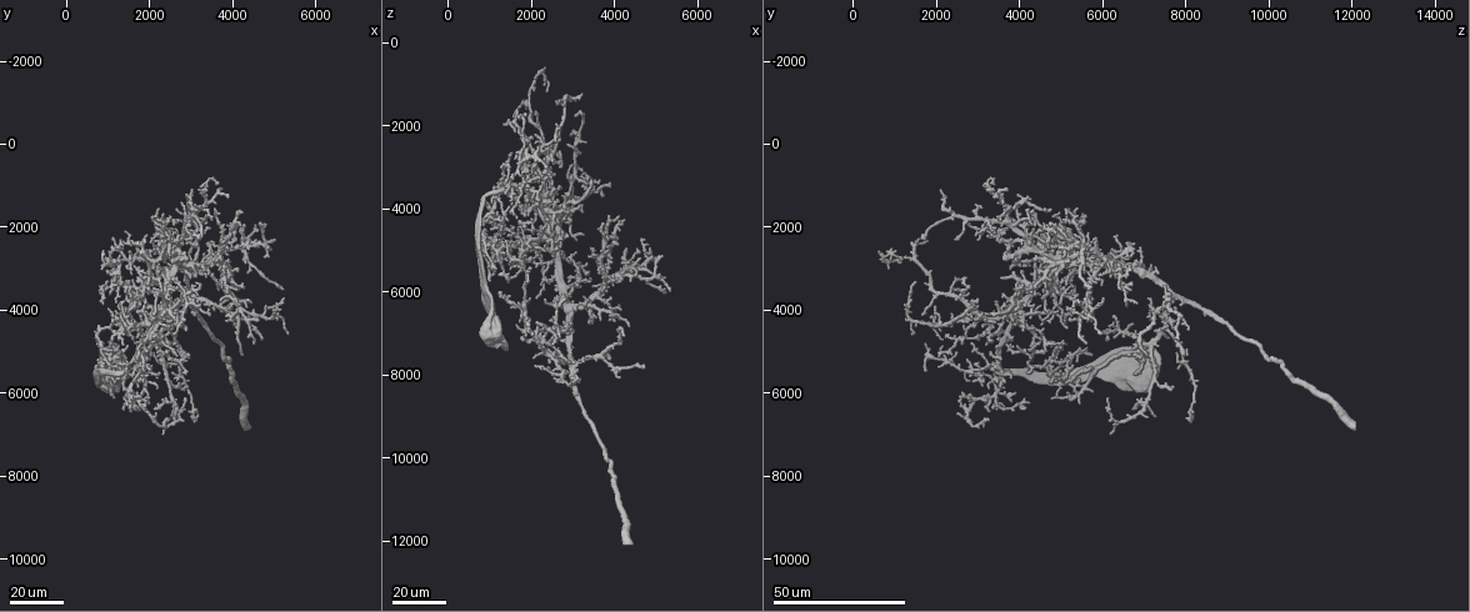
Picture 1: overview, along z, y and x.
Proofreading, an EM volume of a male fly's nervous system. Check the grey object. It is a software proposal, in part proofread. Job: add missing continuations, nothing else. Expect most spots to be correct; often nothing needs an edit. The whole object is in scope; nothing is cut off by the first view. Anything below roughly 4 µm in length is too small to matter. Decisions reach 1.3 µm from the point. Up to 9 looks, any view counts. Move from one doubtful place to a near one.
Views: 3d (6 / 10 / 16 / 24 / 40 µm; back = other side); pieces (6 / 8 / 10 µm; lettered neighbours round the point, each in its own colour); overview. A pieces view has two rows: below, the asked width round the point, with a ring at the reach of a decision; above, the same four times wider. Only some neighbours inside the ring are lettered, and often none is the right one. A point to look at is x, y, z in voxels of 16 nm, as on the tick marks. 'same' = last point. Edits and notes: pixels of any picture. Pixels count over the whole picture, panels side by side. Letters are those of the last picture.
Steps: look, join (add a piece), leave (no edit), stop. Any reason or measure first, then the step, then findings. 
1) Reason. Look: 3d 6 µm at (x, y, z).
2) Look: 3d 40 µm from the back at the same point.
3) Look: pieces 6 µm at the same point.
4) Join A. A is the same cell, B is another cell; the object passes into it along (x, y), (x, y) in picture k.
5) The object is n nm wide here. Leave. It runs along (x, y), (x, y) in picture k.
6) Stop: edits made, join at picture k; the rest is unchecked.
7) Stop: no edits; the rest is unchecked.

An open end. Look: 3d 40 µm at (1950, 3650, 4900).

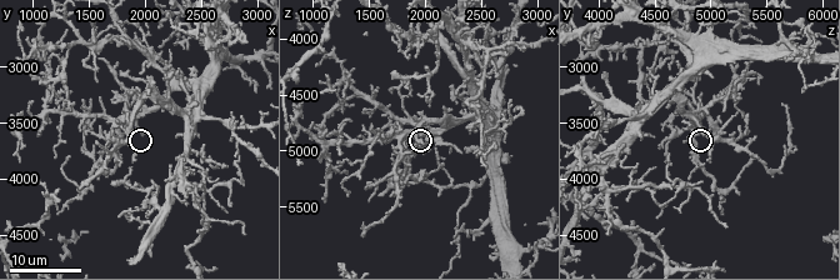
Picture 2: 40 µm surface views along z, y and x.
Look: pieces 10 µm at (1960, 3600, 4920).

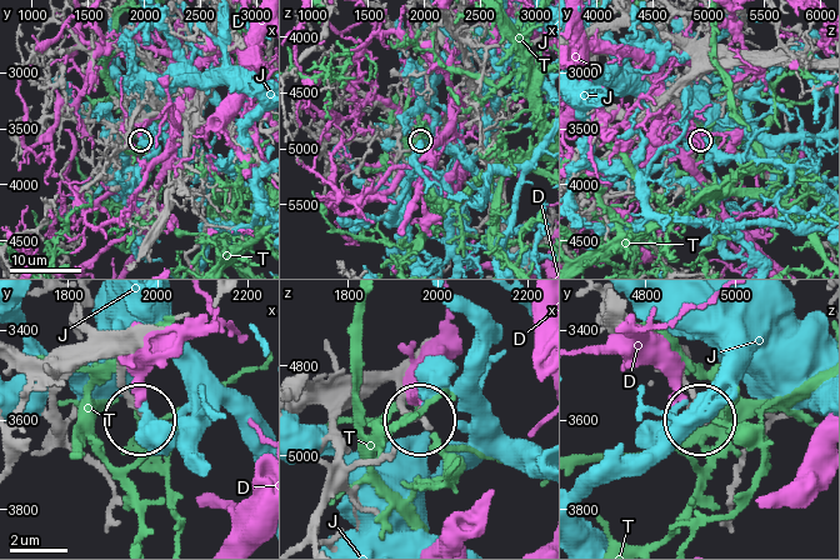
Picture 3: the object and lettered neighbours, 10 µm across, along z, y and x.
Leave. D, J and T are other cells; no lettered piece goes on from it.

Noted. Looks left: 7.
Free end. Look: 3d 24 µm at (3700, 2750, 4350).

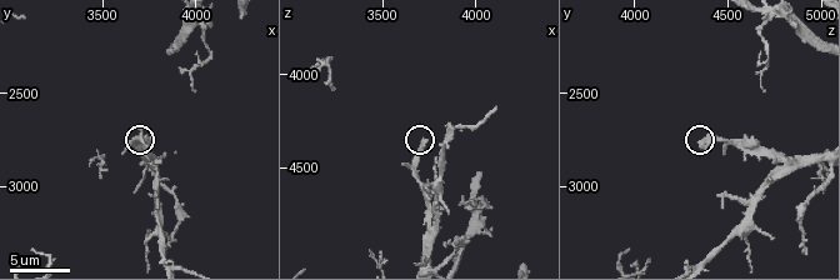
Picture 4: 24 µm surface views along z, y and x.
See the neighbours. Look: pieces 10 µm at (3740, 2780, 4360).

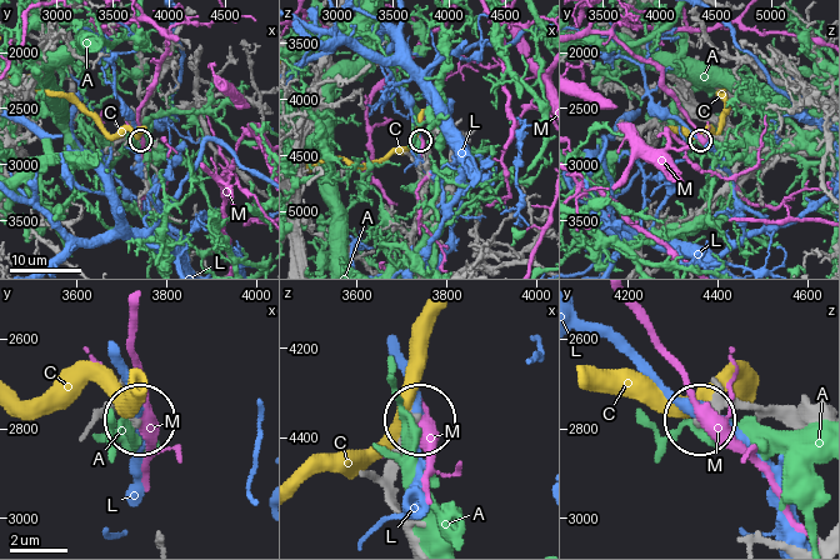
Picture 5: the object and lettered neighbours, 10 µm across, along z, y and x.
Leave. A, C, L and M are other cells; it runs along (411, 534), (390, 470), (416, 421) in picture 5; none of them fits.

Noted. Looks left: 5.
An open end. Look: 3d 40 µm at (4350, 3150, 5550).

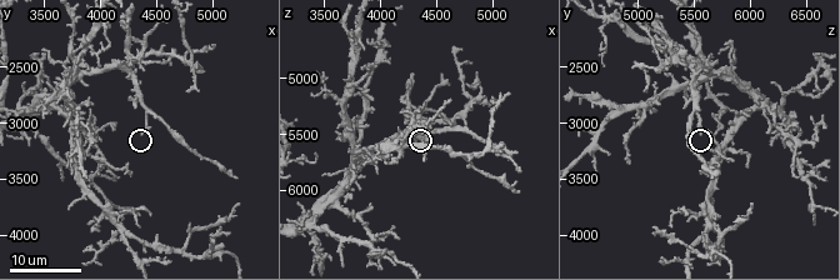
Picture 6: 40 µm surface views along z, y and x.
Look: 3d 6 µm at (4380, 3100, 5560).

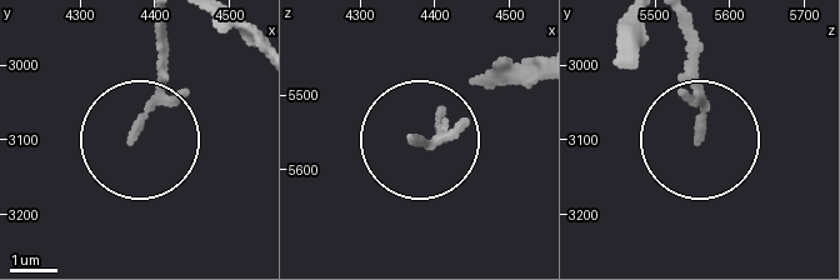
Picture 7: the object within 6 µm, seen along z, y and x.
Look: pieces 6 µm at (4370, 3095, 5560).

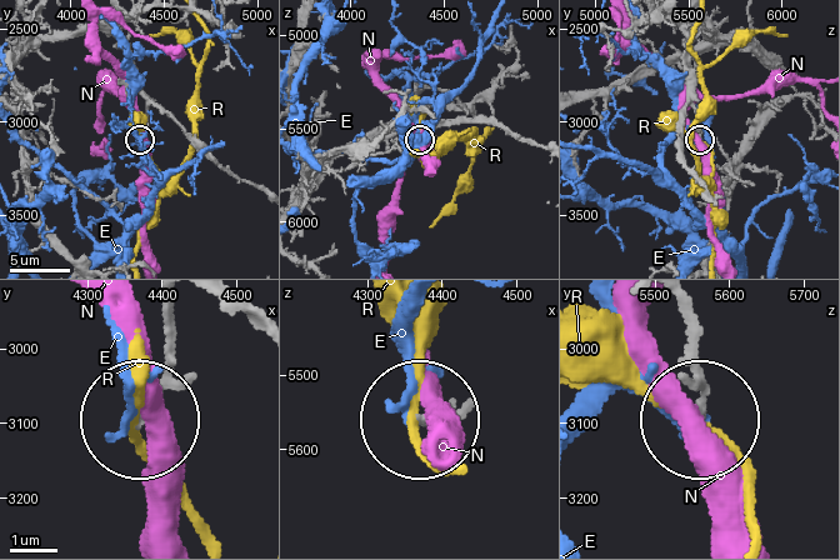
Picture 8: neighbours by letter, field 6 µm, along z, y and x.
Leave. E, N and R are other cells; it runs along (675, 301), (699, 416) in picture 8; no lettered piece goes on from it.

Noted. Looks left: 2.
Free end. Look: 3d 24 µm at (1200, 6100, 5400).

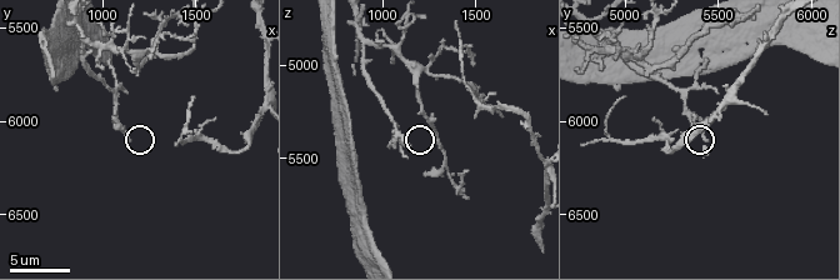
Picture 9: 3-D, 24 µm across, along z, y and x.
Look: pieces 6 µm at (1160, 6100, 5440).

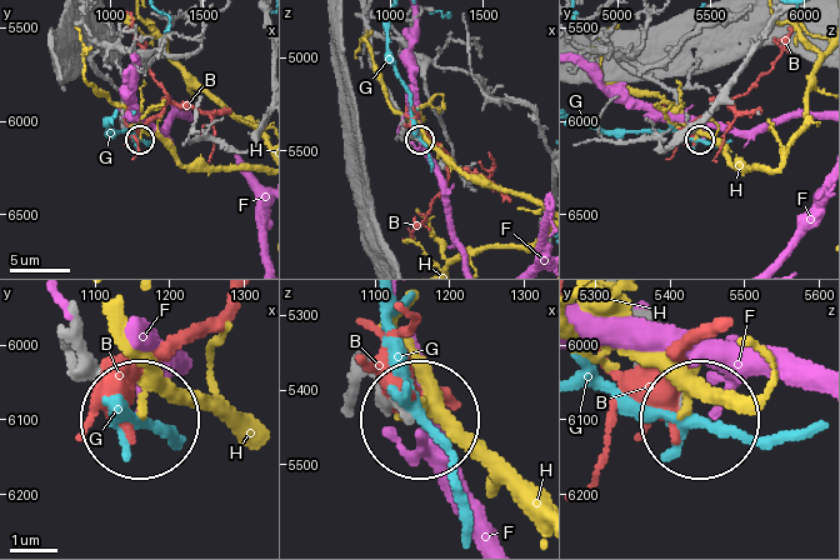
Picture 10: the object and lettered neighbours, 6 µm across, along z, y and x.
The object is 210 nm wide here. Leave. B, F, G and H are other cells; no lettered piece goes on from it.

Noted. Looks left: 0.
Stop: no edits; the rest is unchecked.

